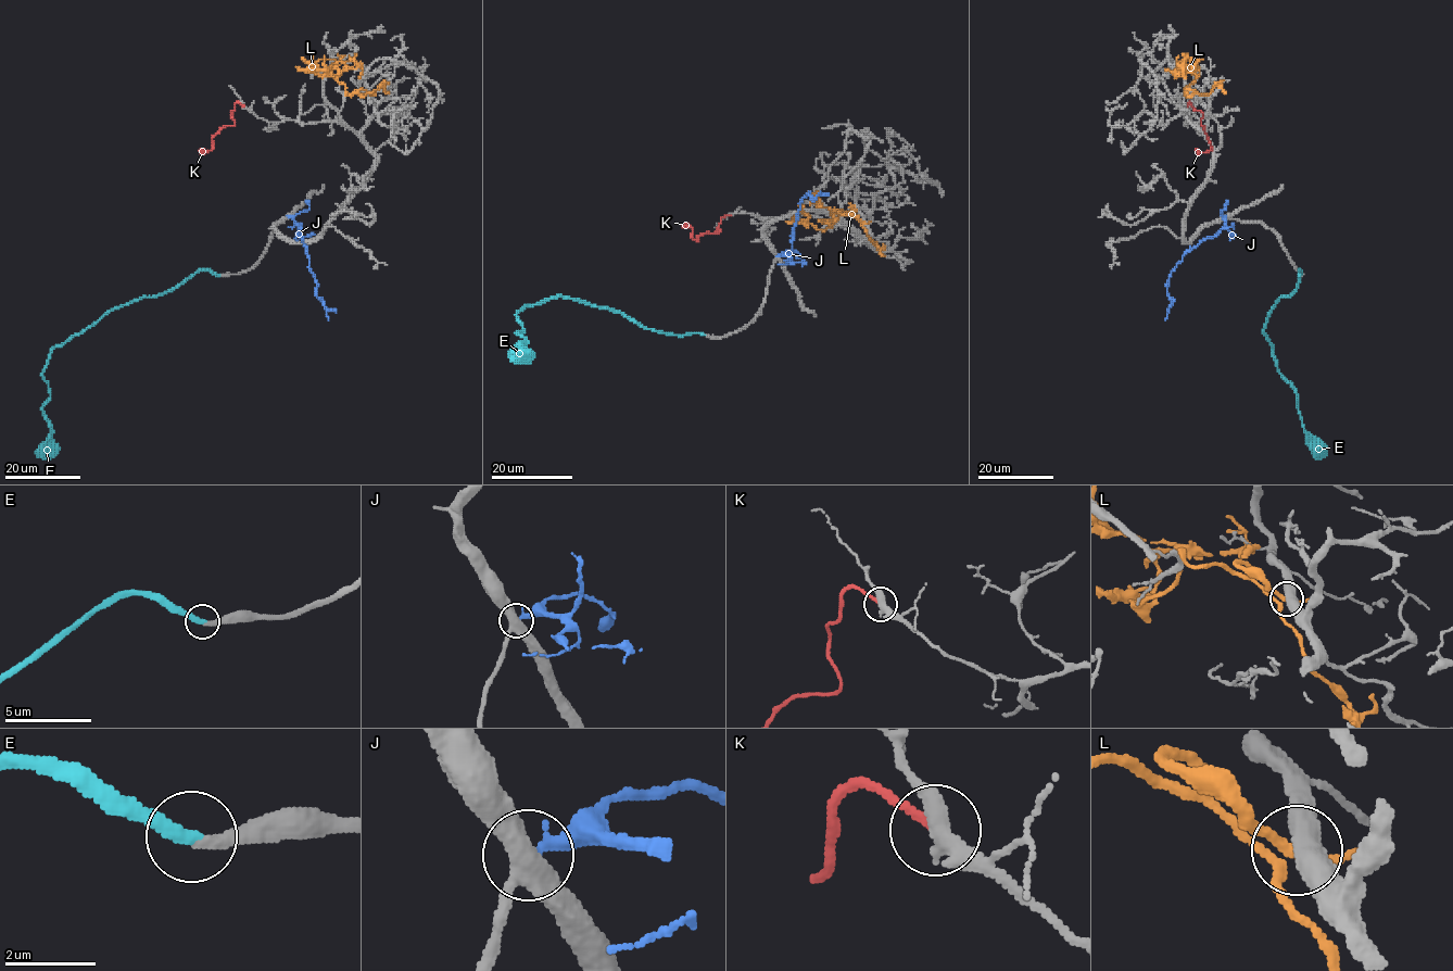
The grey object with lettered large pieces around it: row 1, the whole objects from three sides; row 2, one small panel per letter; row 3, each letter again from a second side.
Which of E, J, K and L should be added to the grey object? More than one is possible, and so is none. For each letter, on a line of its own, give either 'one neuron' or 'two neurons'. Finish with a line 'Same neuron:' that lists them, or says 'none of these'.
E: one neuron
J: two neurons
K: two neurons
L: two neurons
Same neuron: E

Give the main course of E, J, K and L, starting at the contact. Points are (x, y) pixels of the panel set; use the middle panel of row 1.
E: (704, 335), (662, 333), (618, 312), (548, 298), (517, 313), (525, 349), (517, 362)
J: (776, 256), (791, 251), (799, 201), (807, 193), (813, 199), (820, 191)
K: (730, 215), (723, 216), (718, 231), (720, 229), (699, 235), (697, 240), (692, 237), (692, 229), (684, 225)
L: (863, 222), (838, 212), (825, 229), (818, 230), (807, 223), (808, 217), (805, 215)

